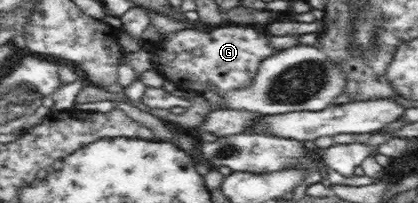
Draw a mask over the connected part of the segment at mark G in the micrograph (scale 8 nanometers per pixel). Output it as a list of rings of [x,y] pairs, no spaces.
[[[222,28],[205,32],[197,29],[182,29],[164,36],[159,34],[160,41],[146,40],[133,37],[129,33],[118,30],[118,46],[123,53],[145,51],[155,55],[155,70],[167,81],[174,82],[179,89],[202,94],[208,89],[215,92],[227,92],[233,88],[249,86],[259,62],[277,50],[267,46],[267,36],[259,34],[253,28]]]

